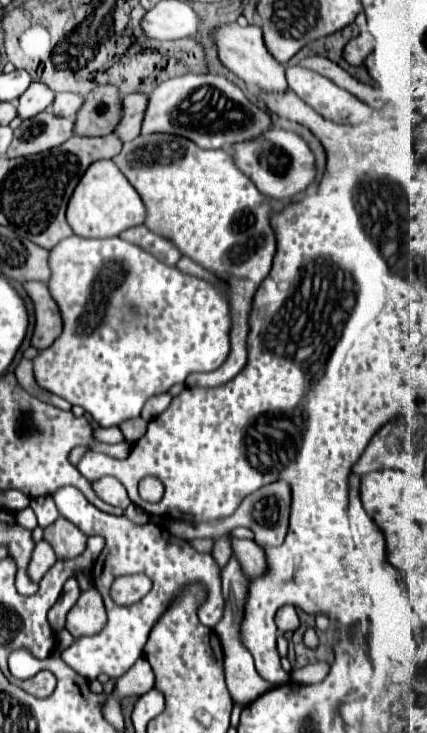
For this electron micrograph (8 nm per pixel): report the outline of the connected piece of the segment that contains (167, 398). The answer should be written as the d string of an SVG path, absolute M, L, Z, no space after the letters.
M162 393L162 395L154 395L152 399L148 399L148 403L142 409L142 419L144 421L152 421L154 417L158 417L172 401L170 393Z

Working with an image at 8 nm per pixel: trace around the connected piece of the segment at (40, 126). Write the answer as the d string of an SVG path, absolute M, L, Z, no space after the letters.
M42 111L32 119L22 121L20 127L14 129L14 139L8 147L6 157L14 159L54 149L68 141L72 133L72 119L56 117L50 111Z

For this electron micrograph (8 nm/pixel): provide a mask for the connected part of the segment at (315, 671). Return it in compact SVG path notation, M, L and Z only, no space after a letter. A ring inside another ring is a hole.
M314 661L314 663L308 663L302 669L296 669L292 673L292 681L294 683L302 683L302 685L320 683L328 675L328 671L330 671L330 663L326 663L326 661Z

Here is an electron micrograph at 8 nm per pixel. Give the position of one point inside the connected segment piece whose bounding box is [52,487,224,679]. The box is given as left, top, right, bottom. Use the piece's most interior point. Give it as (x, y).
(171, 563)

